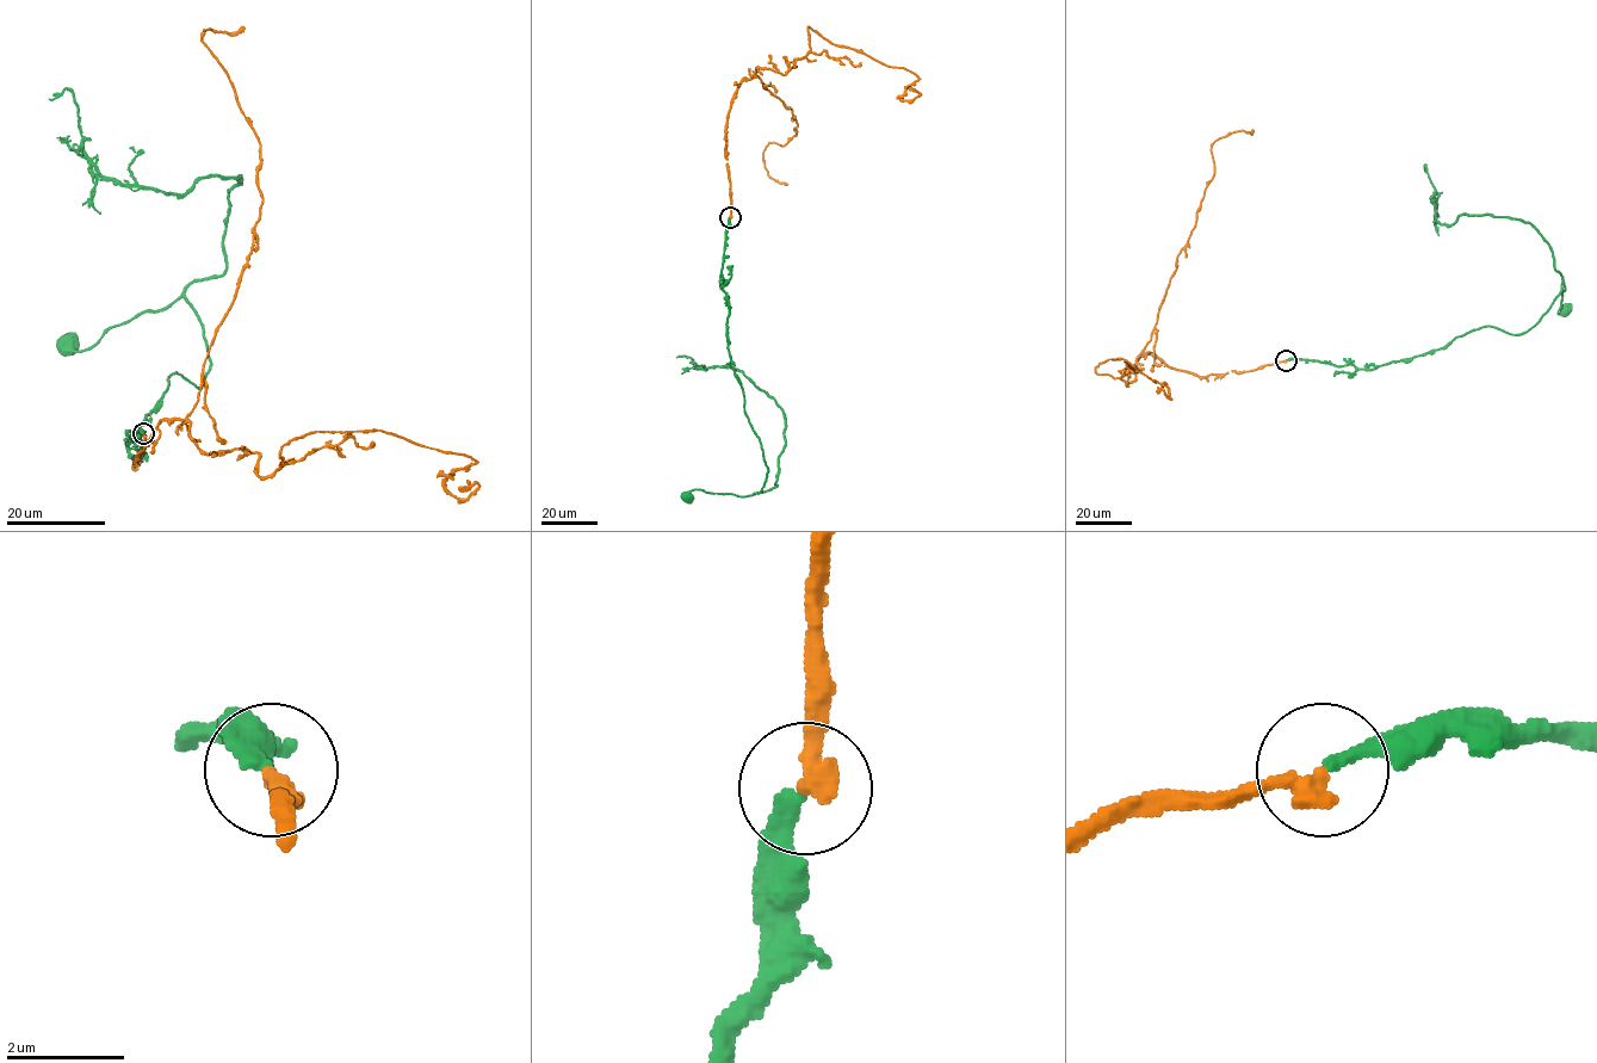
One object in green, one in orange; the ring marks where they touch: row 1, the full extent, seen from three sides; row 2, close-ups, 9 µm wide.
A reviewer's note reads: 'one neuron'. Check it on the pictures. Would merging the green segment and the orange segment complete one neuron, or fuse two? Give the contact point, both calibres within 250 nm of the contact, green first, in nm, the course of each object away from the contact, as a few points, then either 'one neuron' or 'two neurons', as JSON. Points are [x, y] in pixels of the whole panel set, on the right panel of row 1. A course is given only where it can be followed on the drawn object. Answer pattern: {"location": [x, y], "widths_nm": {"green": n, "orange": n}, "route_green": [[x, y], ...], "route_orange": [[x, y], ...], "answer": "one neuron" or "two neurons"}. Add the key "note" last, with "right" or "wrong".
{"location": [1286, 360], "widths_nm": {"green": 240, "orange": 400}, "route_green": [[1286, 360], [1375, 369], [1444, 347], [1485, 326], [1524, 333], [1549, 307], [1563, 283], [1558, 314], [1565, 309]], "route_orange": [[1285, 360], [1198, 376], [1141, 353], [1127, 385], [1095, 369], [1122, 358], [1169, 397], [1157, 391]], "answer": "one neuron", "note": "right"}

